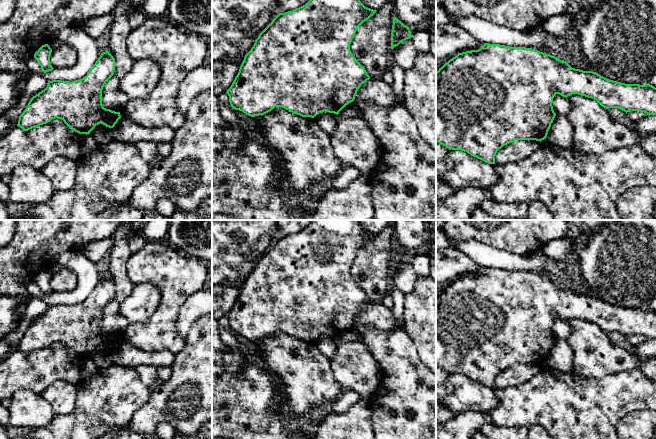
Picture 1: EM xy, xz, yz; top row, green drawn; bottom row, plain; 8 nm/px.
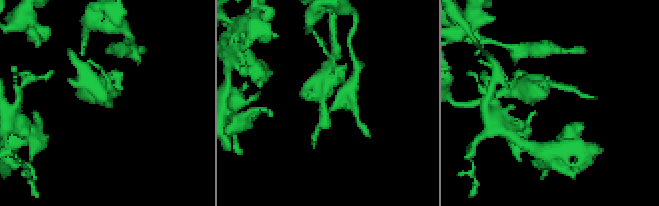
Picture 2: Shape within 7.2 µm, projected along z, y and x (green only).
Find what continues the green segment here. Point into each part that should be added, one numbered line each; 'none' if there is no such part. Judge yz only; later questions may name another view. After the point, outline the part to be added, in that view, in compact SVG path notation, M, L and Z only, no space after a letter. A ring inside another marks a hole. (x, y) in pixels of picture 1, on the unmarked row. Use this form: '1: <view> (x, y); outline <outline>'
none

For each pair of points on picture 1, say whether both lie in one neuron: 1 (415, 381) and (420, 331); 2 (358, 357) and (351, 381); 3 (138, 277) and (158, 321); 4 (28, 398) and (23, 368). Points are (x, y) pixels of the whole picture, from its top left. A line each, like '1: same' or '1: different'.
1: different
2: same
3: same
4: different

